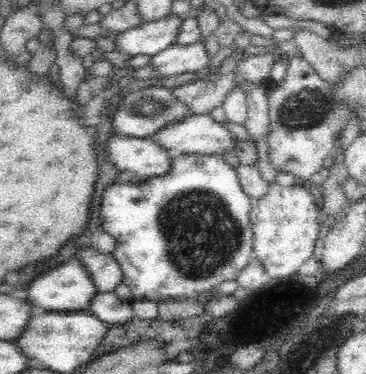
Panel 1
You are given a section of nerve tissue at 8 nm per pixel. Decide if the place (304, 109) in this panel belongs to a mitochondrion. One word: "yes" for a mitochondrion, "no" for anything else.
yes

